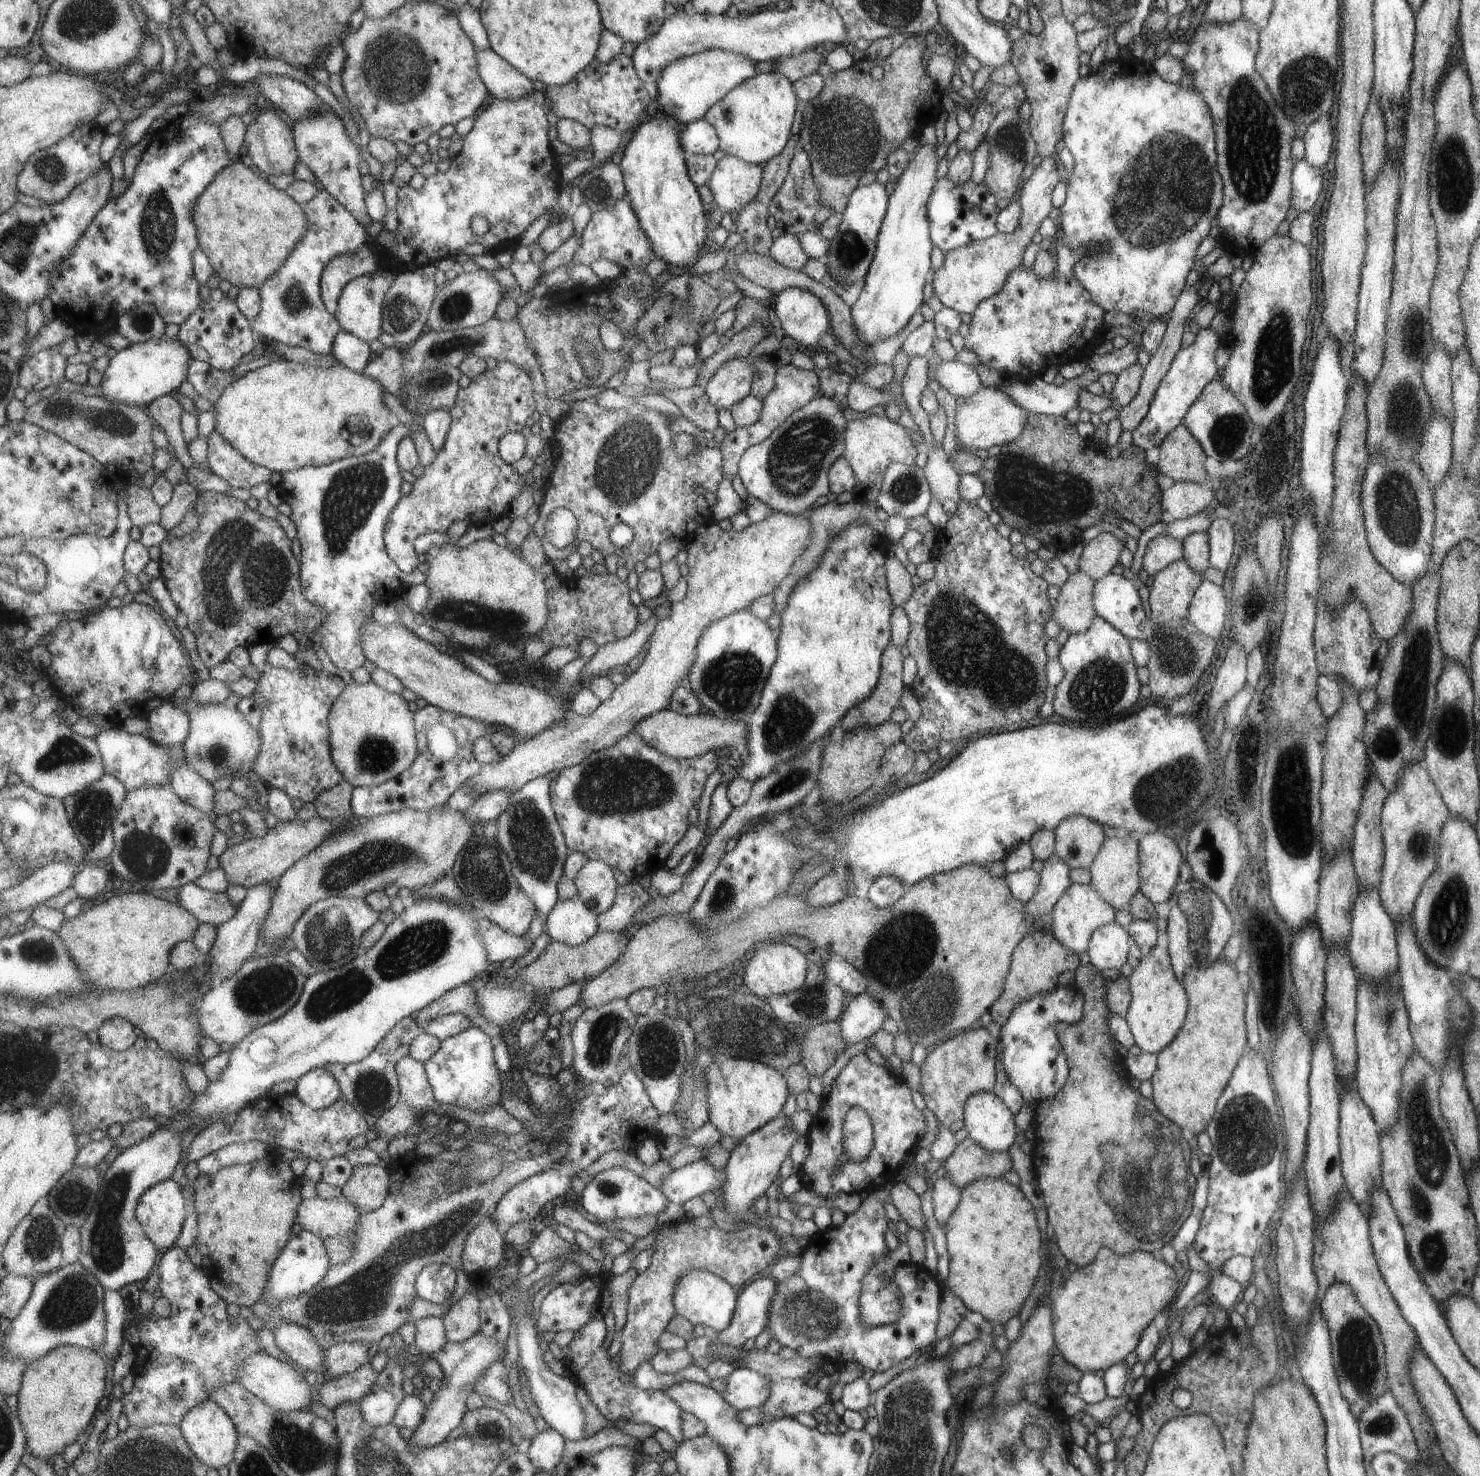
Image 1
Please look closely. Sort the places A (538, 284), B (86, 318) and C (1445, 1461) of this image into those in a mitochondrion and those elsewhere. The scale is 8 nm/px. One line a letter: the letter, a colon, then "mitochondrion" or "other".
A: other
B: other
C: other

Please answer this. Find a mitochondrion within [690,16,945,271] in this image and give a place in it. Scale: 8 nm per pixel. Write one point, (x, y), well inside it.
(843, 133)

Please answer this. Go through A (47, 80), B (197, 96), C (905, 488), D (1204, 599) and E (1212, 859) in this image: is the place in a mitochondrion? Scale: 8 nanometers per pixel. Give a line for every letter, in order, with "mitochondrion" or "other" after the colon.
A: other
B: other
C: mitochondrion
D: other
E: mitochondrion

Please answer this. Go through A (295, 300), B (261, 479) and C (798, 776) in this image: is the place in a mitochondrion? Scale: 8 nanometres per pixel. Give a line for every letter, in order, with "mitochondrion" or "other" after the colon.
A: mitochondrion
B: other
C: mitochondrion

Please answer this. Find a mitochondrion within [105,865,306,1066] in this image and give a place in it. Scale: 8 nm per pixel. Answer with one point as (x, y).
(261, 991)

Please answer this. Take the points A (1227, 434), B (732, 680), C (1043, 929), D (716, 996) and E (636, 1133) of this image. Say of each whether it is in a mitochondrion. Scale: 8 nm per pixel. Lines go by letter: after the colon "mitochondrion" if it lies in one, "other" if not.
A: mitochondrion
B: mitochondrion
C: other
D: other
E: other

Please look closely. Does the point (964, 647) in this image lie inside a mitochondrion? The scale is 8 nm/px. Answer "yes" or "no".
yes

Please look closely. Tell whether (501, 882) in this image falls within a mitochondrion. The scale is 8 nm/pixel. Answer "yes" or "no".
yes

